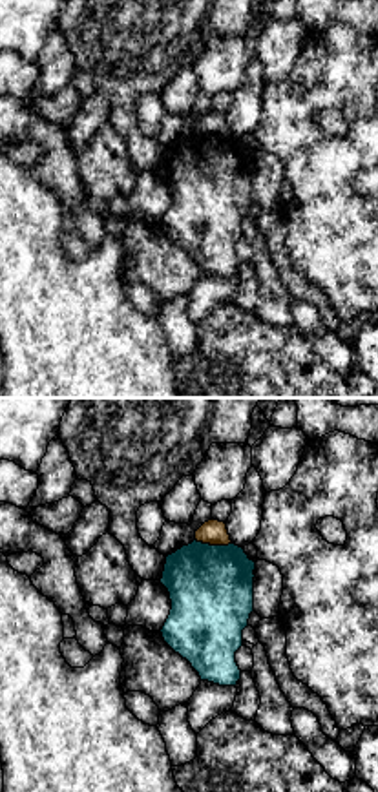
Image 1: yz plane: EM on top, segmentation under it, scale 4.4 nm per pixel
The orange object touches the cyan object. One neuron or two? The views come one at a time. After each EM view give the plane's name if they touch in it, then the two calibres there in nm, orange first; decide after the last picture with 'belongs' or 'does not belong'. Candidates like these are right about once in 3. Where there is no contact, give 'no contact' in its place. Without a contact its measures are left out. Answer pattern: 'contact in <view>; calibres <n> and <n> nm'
contact in yz; calibres 110 and 360 nm

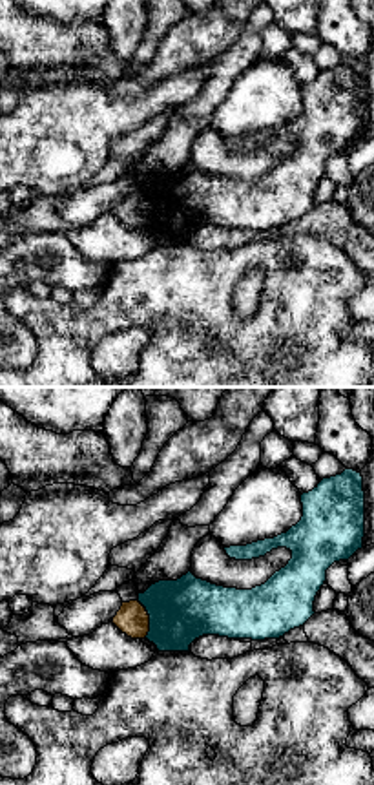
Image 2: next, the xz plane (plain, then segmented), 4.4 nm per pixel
contact in xz; calibres 140 and 280 nm

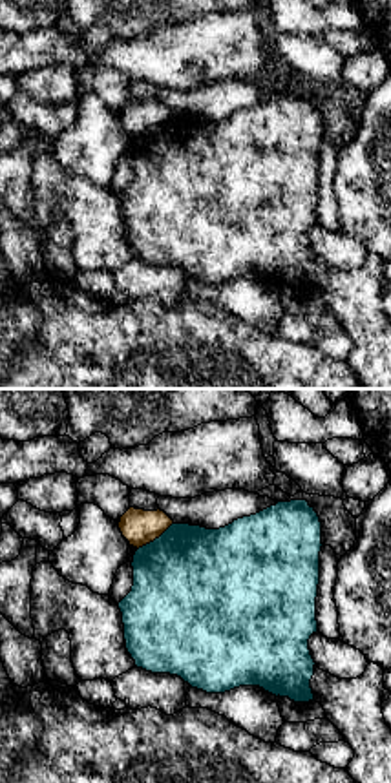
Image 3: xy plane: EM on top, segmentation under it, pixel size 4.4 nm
contact in xy; calibres 160 and 500 nm

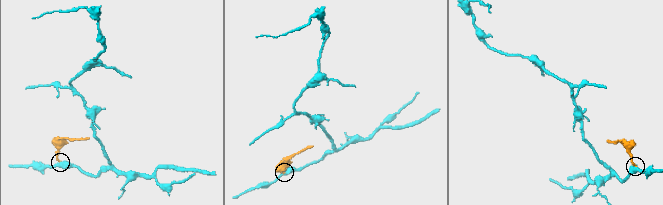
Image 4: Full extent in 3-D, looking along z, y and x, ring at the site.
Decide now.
does not belong

